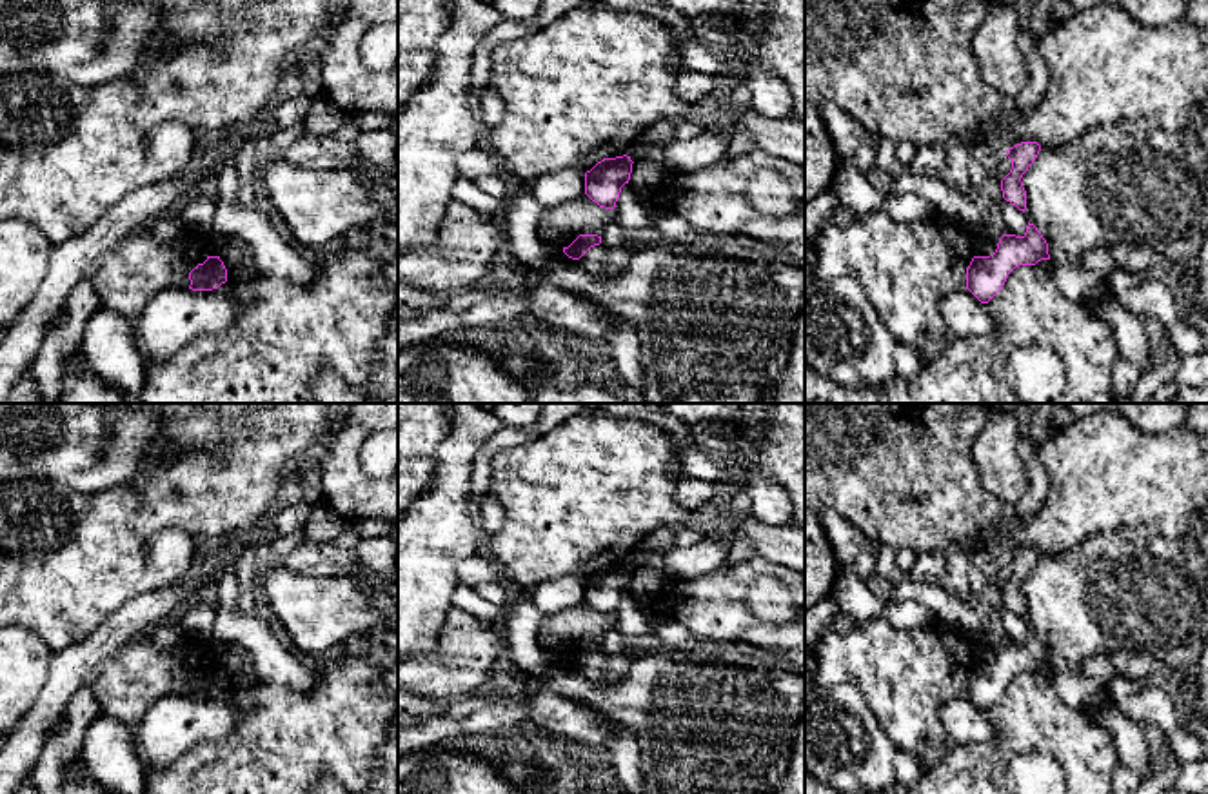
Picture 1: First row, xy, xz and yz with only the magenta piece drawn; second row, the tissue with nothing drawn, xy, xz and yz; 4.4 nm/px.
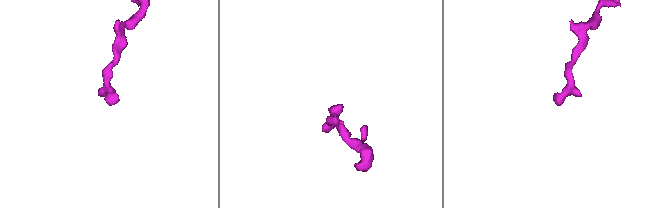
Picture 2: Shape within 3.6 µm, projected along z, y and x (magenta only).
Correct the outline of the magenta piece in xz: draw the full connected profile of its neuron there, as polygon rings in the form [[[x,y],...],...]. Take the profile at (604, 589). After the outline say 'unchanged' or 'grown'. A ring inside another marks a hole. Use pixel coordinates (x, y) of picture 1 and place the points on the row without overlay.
[[[627,561],[603,565],[585,580],[585,601],[599,614],[614,616],[621,594],[630,587],[632,571]]] | unchanged

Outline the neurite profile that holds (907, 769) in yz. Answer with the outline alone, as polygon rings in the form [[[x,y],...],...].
[[[896,750],[894,754],[894,776],[899,783],[914,783],[923,776],[923,767],[919,759],[905,750]]]

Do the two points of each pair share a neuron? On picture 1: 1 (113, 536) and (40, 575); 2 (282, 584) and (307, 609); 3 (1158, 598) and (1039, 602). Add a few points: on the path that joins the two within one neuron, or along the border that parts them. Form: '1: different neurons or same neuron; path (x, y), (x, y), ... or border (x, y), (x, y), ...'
1: same neuron; path (95, 555), (91, 558), (59, 562)
2: same neuron; path (287, 589), (302, 604)
3: same neuron; path (1128, 598), (1069, 602)

